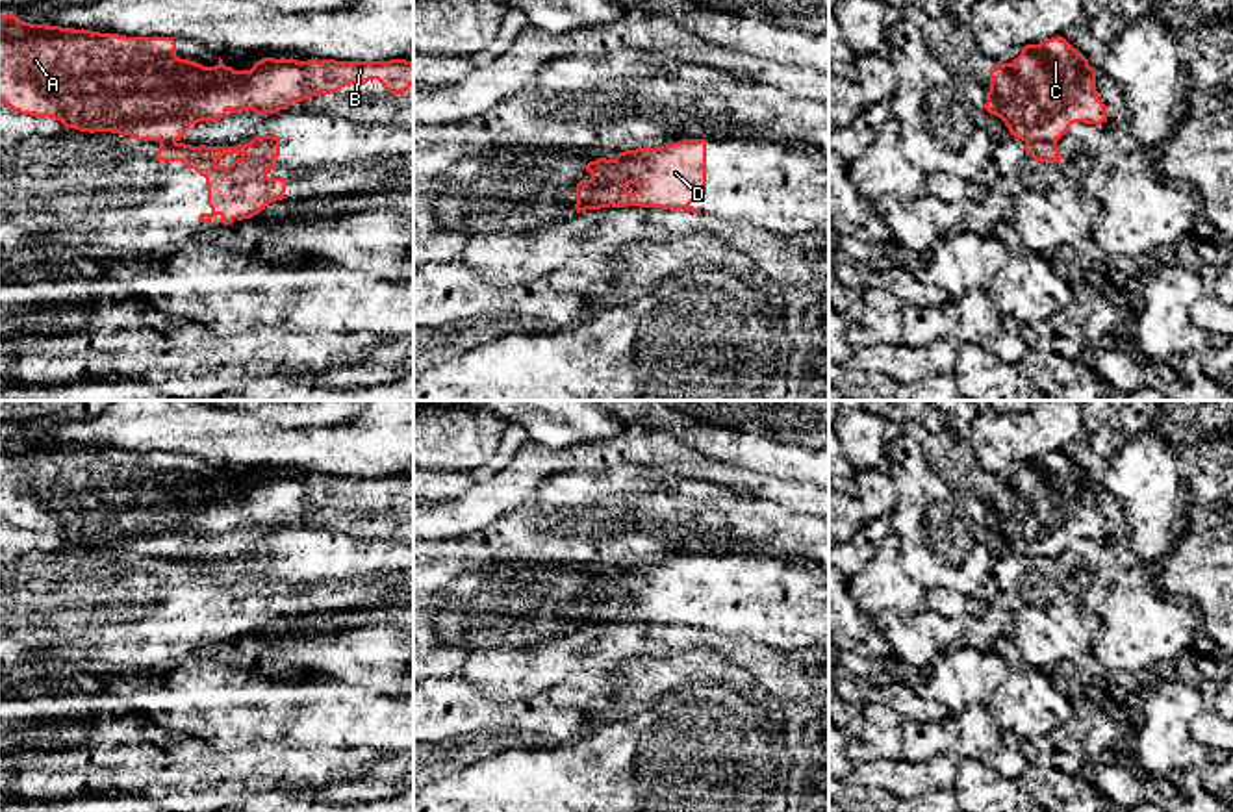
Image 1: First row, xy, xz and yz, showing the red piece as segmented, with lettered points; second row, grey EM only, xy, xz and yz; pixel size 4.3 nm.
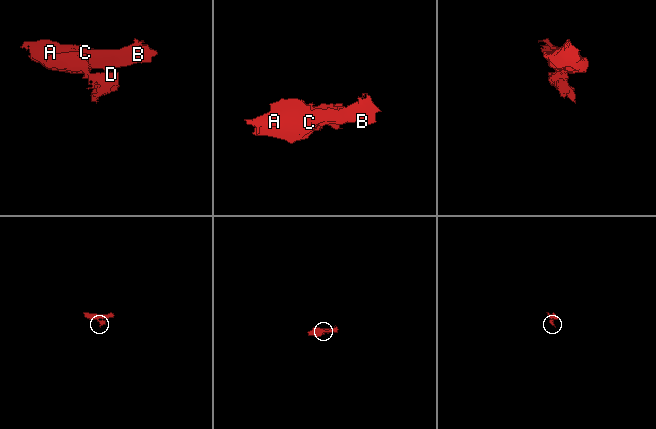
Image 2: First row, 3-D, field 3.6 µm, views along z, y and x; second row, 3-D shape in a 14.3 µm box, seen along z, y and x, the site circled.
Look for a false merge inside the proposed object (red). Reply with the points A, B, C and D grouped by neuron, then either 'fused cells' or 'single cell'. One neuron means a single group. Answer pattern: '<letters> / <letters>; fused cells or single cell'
A B C / D; fused cells

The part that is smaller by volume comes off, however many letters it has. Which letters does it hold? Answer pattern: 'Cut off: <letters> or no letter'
Cut off: D

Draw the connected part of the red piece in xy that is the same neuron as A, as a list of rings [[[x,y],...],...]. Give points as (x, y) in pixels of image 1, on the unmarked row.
[[[0,432],[0,517],[20,530],[59,536],[80,547],[111,547],[137,556],[180,556],[191,539],[217,538],[230,528],[287,525],[293,517],[378,495],[389,510],[413,501],[413,476],[336,476],[263,473],[250,486],[180,475],[172,452],[126,452]]]

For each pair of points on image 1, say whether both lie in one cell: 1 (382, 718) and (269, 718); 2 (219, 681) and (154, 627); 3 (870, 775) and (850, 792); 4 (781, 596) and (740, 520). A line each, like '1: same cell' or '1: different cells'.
1: same cell
2: different cells
3: different cells
4: different cells

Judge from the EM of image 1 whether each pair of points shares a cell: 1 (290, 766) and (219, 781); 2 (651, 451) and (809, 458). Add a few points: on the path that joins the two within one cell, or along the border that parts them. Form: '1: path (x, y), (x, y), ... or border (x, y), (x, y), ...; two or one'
1: path (273, 768), (236, 773); one
2: border (683, 442), (709, 456), (742, 468); two

